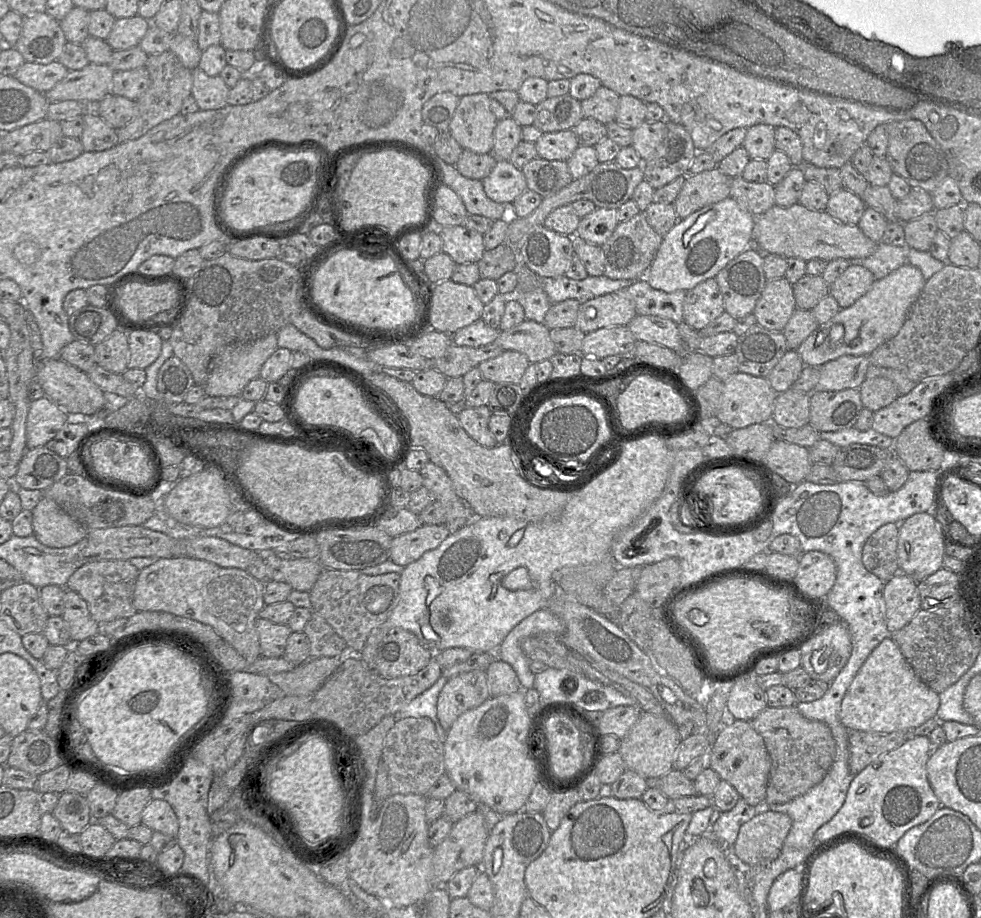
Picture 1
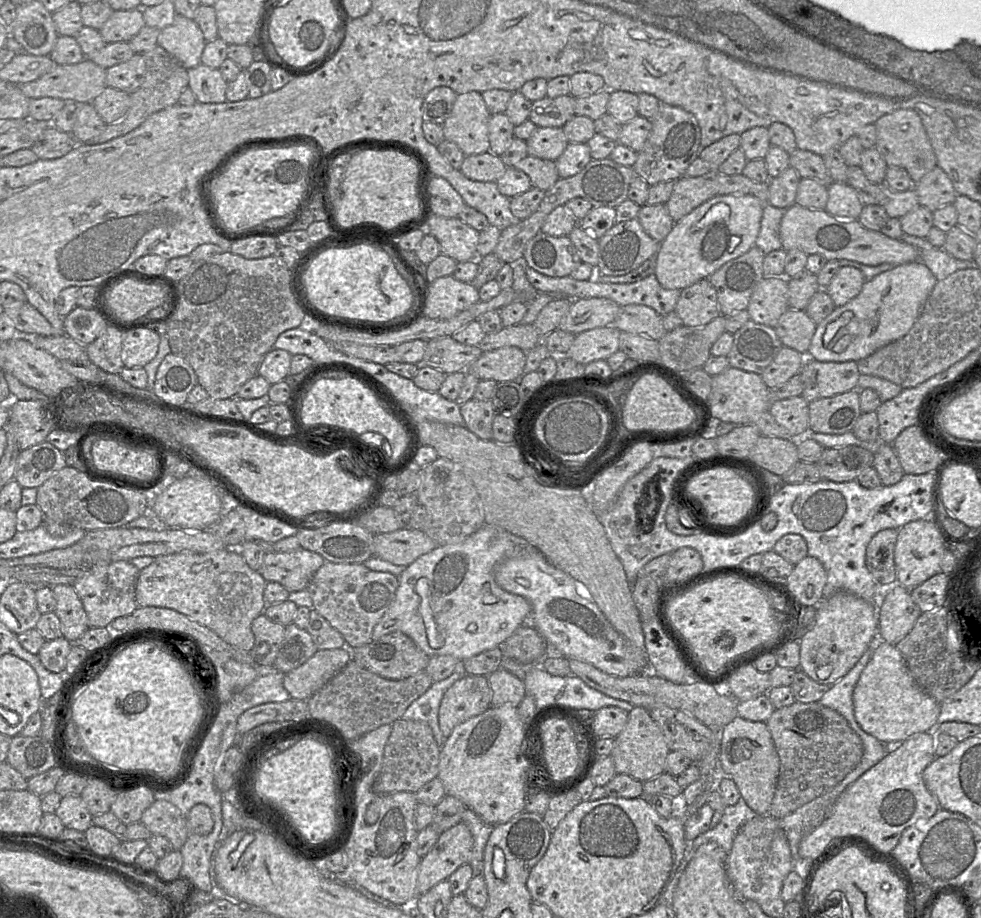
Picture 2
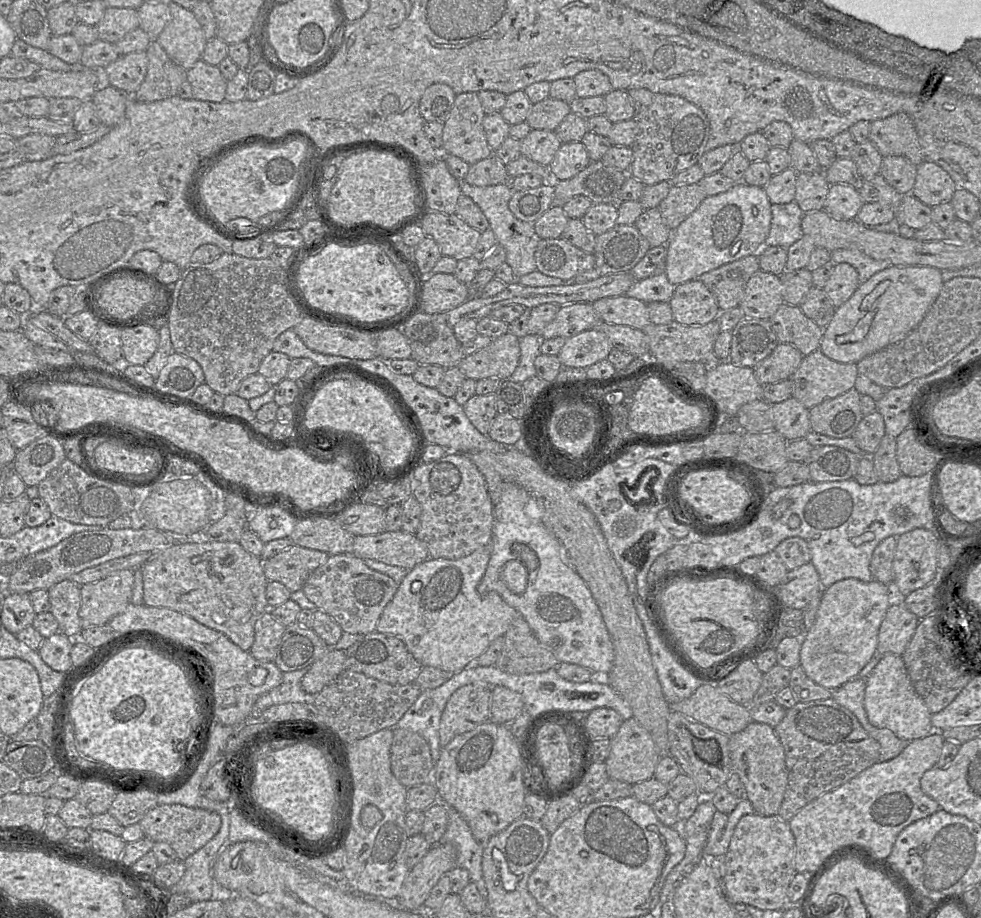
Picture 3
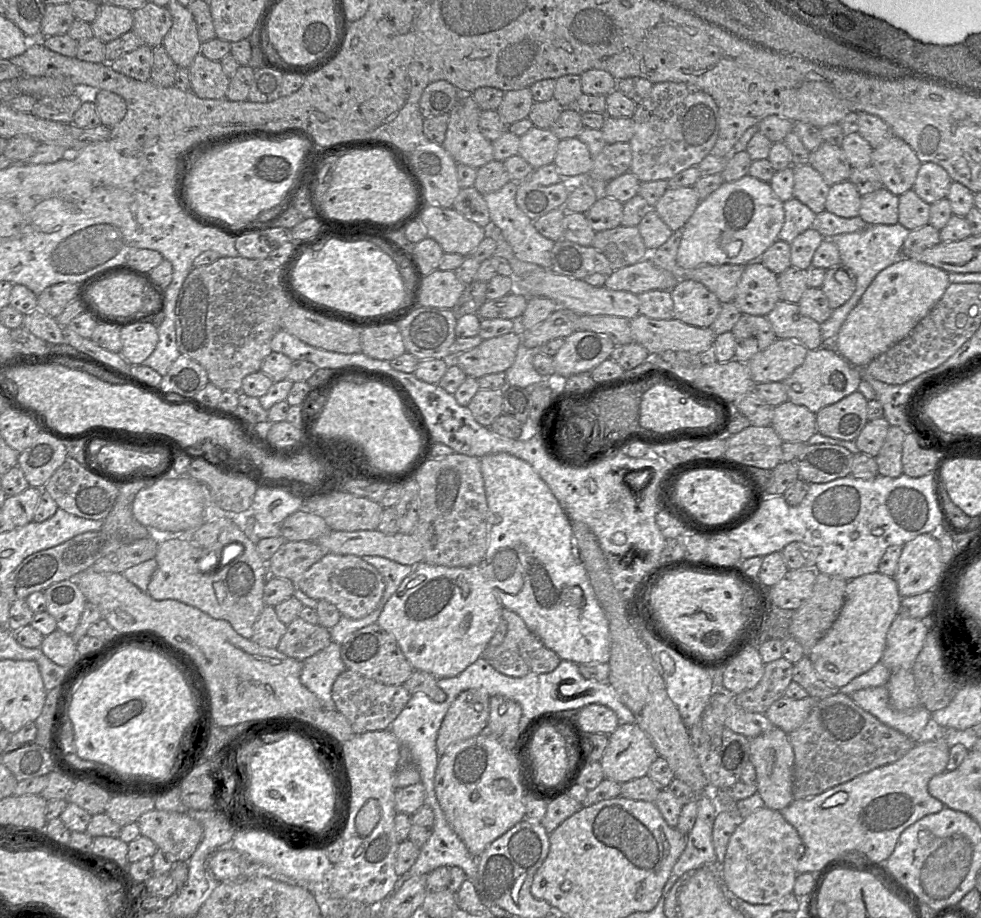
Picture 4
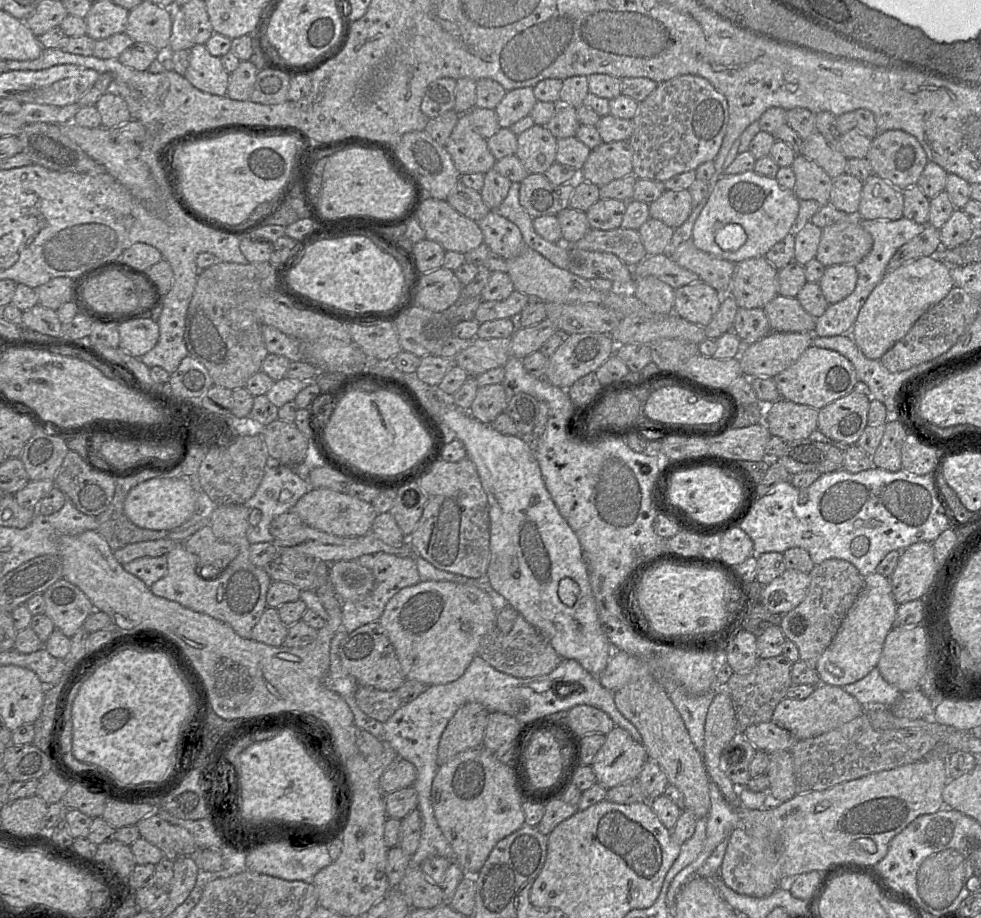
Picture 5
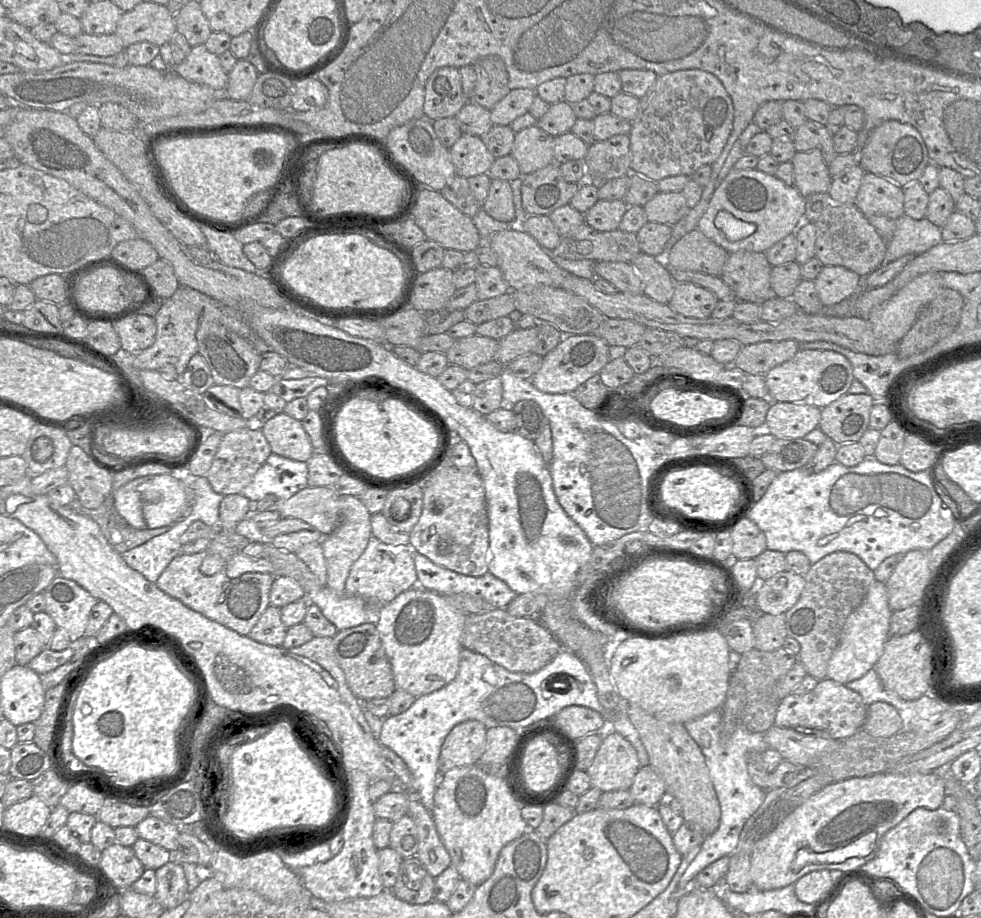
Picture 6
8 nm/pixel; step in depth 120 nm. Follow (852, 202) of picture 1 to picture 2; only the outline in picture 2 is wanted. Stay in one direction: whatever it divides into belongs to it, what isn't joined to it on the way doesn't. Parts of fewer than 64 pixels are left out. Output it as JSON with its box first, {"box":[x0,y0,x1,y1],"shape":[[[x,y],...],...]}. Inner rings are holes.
{"box":[825,182,863,219],"shape":[[[831,182],[827,185],[828,200],[825,210],[832,216],[858,219],[863,209],[863,202],[857,192],[846,182]]]}

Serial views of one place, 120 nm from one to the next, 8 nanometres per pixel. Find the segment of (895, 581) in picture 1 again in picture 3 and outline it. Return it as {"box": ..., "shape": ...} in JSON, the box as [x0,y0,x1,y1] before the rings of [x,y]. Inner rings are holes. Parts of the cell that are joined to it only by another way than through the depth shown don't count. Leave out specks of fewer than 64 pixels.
{"box":[877,599,919,655],"shape":[[[903,599],[893,600],[880,625],[877,653],[902,655],[910,642],[919,618],[903,604]]]}

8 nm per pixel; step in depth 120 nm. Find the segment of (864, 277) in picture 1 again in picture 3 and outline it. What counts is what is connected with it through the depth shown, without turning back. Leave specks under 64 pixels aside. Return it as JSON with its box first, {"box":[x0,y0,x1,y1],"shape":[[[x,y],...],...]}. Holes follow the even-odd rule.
{"box":[823,263,859,308],"shape":[[[847,263],[833,265],[833,271],[823,287],[835,308],[844,304],[859,286],[858,273]]]}

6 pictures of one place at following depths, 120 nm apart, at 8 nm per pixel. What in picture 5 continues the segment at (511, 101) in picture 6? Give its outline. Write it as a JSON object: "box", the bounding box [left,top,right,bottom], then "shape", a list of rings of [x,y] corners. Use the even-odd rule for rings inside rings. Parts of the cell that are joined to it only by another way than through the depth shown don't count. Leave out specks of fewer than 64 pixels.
{"box":[495,87,537,128],"shape":[[[521,87],[507,91],[495,108],[500,128],[509,128],[520,119],[528,116],[537,99],[533,87]]]}

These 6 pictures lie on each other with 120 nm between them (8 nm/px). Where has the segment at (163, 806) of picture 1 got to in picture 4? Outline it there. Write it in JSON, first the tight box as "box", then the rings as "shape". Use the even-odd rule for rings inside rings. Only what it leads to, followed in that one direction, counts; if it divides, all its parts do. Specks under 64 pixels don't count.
{"box":[136,809,203,862],"shape":[[[153,809],[143,813],[136,822],[140,835],[151,839],[165,853],[172,854],[176,861],[187,862],[203,838],[203,827],[187,813]]]}

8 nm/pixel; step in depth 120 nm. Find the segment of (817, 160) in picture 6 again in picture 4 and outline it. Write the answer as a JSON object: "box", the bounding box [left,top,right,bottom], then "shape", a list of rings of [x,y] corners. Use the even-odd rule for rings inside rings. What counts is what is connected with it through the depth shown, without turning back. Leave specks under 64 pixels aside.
{"box":[791,163,830,214],"shape":[[[809,163],[791,167],[794,171],[794,197],[815,214],[825,211],[830,186],[821,174]]]}

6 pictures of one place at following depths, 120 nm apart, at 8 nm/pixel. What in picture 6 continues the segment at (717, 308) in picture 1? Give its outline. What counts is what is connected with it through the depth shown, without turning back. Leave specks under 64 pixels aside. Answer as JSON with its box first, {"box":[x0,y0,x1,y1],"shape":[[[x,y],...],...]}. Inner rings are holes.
{"box":[669,282,718,319],"shape":[[[690,282],[674,284],[669,305],[677,313],[696,319],[707,319],[717,306],[718,298],[708,289]]]}

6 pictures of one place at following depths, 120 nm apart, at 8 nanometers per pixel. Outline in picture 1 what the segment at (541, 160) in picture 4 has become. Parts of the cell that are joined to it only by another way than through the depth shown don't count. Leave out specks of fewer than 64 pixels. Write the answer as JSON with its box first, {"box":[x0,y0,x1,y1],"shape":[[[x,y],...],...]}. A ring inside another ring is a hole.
{"box":[535,129,578,161],"shape":[[[571,129],[542,133],[535,142],[537,156],[554,161],[568,161],[578,146],[577,138]]]}

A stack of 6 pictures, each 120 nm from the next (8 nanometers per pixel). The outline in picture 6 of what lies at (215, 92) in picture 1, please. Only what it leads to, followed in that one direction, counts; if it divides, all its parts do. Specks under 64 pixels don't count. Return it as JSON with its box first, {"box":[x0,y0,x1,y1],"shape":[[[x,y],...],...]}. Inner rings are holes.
{"box":[165,44,228,90],"shape":[[[204,44],[191,47],[187,57],[178,65],[167,67],[165,72],[174,72],[188,81],[208,85],[216,90],[225,90],[228,73],[223,69],[219,55],[210,52]]]}

